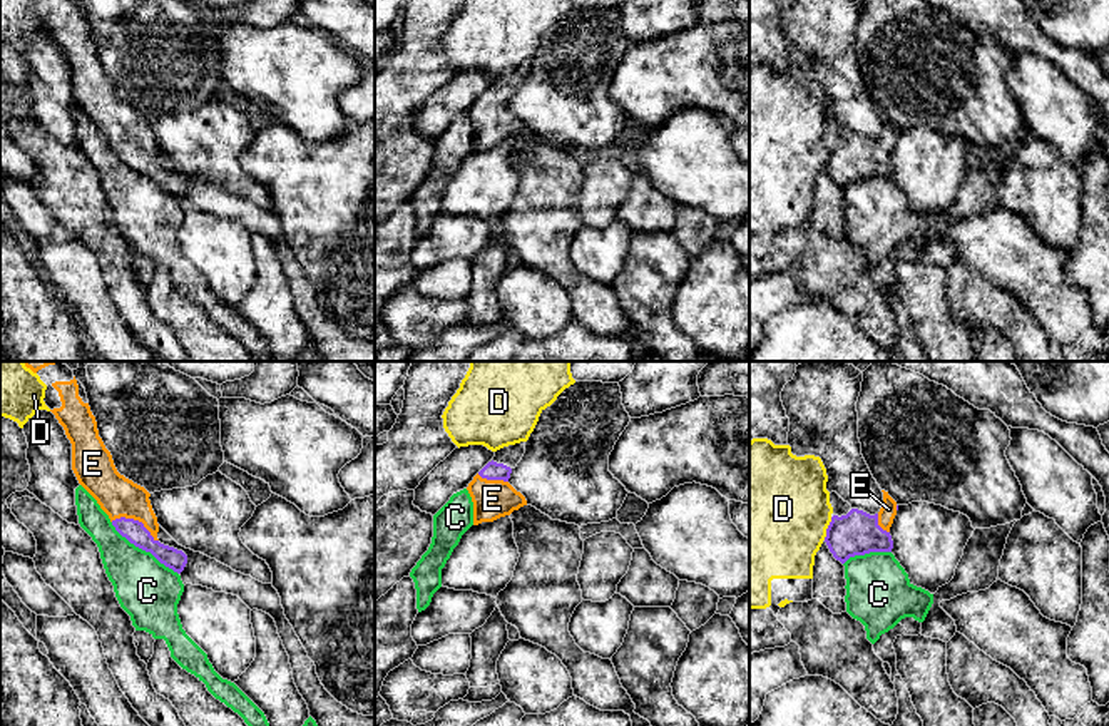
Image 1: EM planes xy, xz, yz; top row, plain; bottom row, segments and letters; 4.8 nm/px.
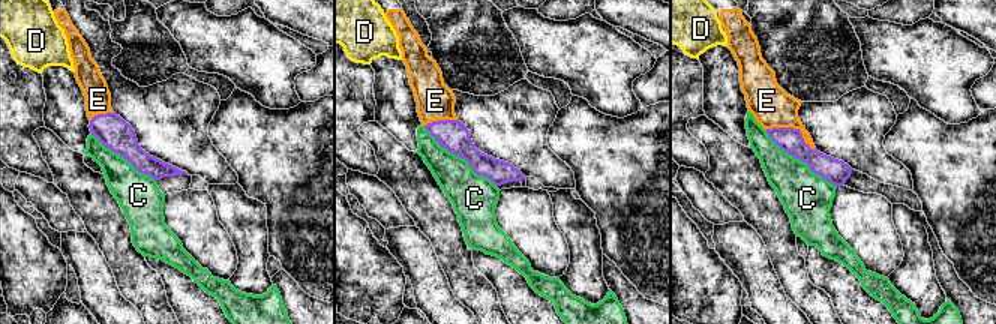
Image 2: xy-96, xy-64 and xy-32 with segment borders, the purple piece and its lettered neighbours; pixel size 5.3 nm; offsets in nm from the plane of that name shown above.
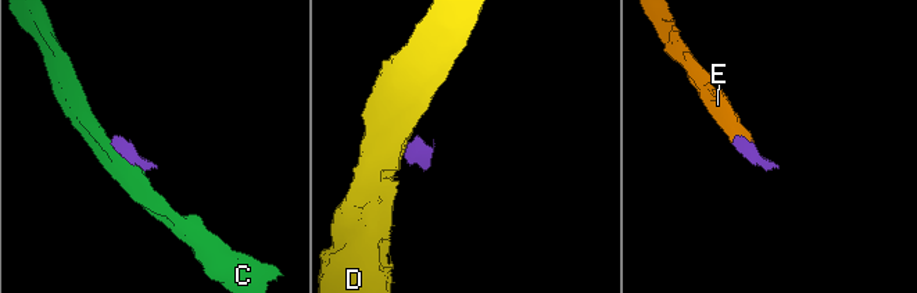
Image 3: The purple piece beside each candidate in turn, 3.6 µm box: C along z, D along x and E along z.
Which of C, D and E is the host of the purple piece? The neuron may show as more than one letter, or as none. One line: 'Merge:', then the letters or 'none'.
Merge: E

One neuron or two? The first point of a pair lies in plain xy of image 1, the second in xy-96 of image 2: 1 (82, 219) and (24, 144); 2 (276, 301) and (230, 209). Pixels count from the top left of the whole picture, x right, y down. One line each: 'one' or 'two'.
1: two
2: one

